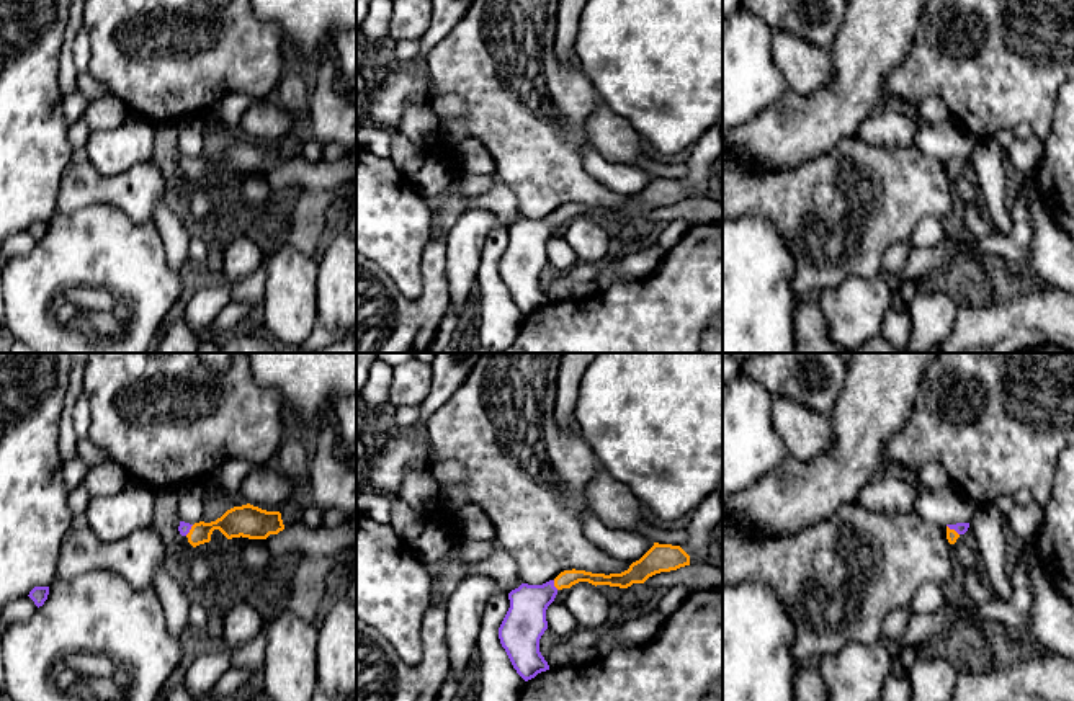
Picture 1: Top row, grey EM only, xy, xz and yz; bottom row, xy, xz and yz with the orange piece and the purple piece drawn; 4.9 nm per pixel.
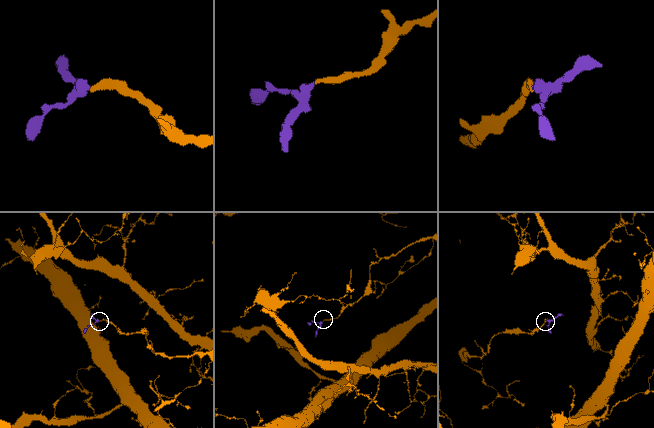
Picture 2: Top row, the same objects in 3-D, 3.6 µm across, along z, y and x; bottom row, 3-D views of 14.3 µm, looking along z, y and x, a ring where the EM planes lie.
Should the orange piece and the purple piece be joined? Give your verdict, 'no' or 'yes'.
yes

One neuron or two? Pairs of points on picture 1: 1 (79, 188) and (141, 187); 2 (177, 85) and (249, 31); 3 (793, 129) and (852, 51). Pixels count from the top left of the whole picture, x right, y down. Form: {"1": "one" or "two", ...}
{"1": "one", "2": "one", "3": "one"}

